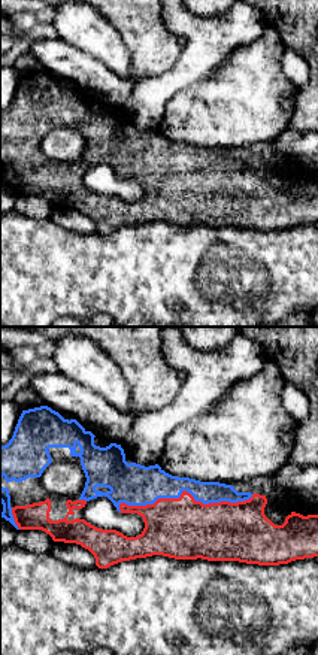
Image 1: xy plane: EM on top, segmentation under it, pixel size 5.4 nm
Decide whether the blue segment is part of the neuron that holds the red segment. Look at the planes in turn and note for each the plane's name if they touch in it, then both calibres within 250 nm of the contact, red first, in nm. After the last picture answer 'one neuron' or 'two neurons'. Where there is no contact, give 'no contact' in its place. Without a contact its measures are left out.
xy | 340/220 nm

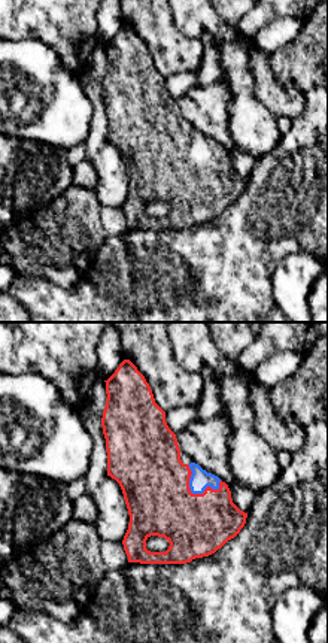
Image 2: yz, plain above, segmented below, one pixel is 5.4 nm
yz | 360/110 nm

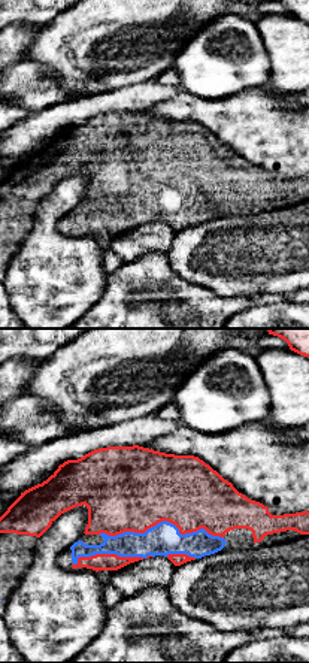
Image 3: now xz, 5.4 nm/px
xz | 460/170 nm

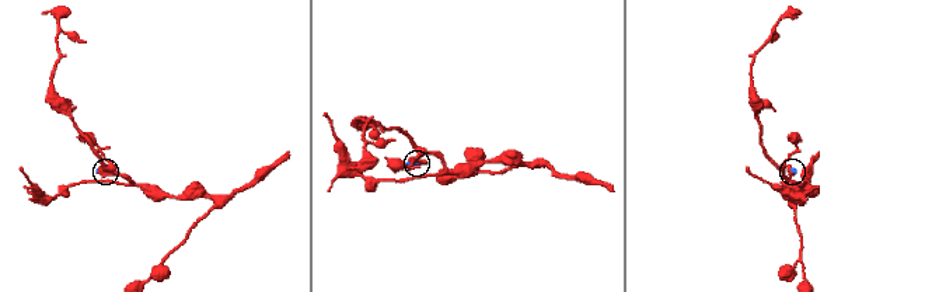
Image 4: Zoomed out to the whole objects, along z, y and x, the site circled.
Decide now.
one neuron

